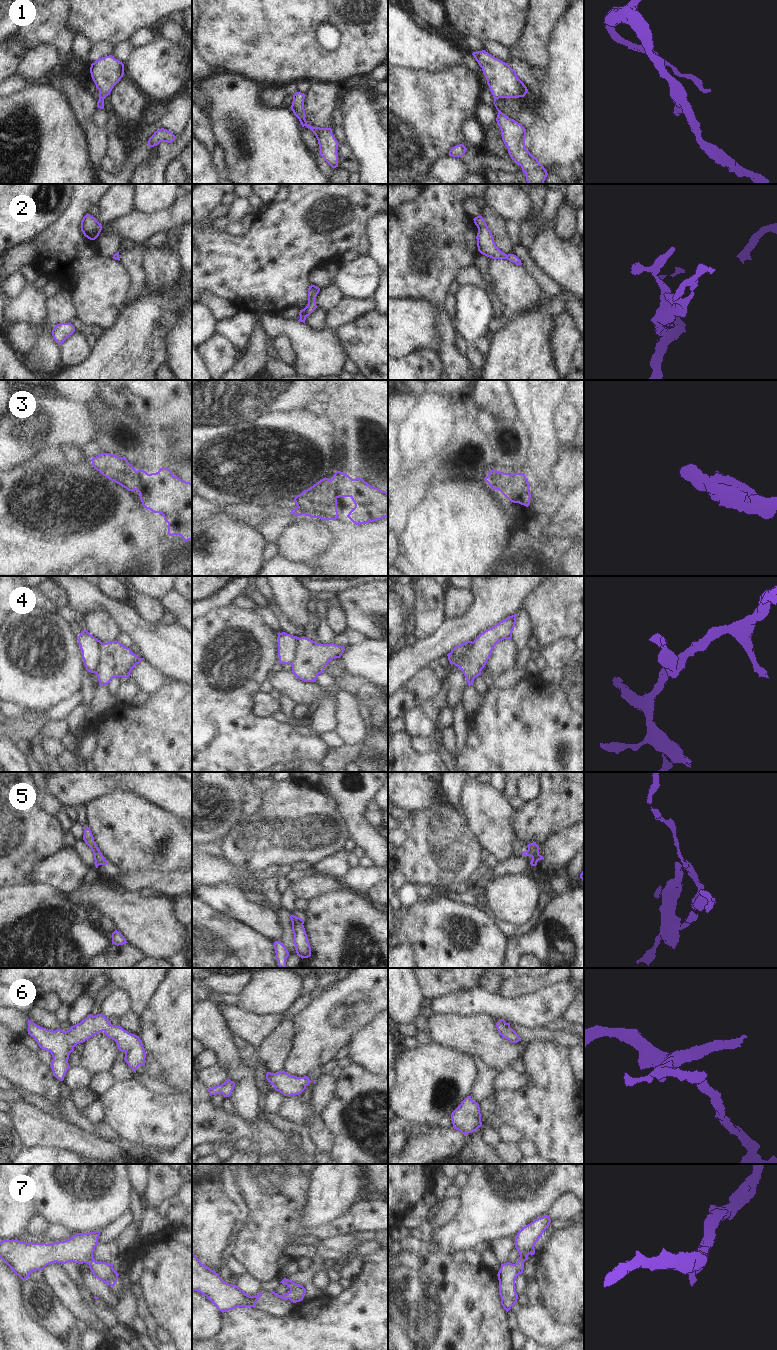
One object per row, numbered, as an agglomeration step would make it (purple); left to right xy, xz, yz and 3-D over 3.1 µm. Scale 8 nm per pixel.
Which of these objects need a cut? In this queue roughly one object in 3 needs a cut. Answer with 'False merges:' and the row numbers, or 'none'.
False merges: 4

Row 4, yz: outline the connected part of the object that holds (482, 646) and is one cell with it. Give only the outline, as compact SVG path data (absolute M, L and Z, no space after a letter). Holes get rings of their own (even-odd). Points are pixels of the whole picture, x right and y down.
M516 615L503 619L493 627L485 630L472 642L472 655L462 664L455 663L466 677L468 685L473 685L474 679L481 675L493 648L499 641L512 638L512 631L516 624Z

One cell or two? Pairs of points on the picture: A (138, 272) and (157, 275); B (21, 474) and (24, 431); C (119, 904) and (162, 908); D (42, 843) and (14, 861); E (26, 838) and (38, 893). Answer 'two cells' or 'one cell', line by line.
A: two cells
B: two cells
C: one cell
D: one cell
E: two cells

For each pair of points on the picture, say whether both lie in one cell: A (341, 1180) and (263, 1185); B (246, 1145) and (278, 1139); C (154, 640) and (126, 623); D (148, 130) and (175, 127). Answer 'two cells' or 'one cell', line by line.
A: two cells
B: two cells
C: one cell
D: one cell

